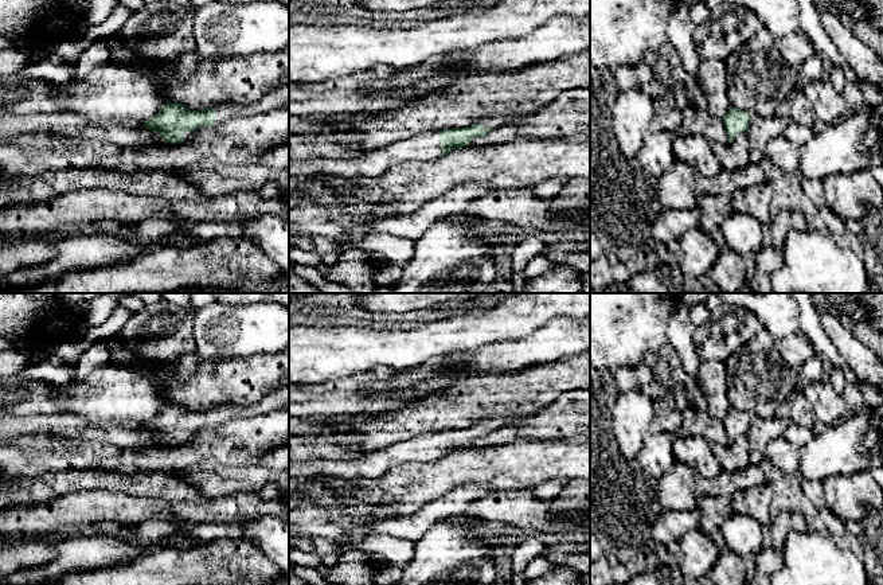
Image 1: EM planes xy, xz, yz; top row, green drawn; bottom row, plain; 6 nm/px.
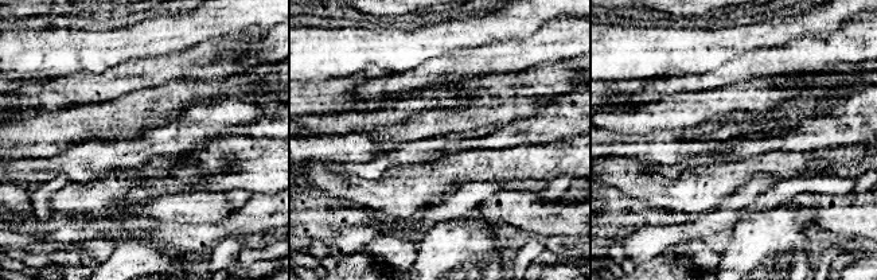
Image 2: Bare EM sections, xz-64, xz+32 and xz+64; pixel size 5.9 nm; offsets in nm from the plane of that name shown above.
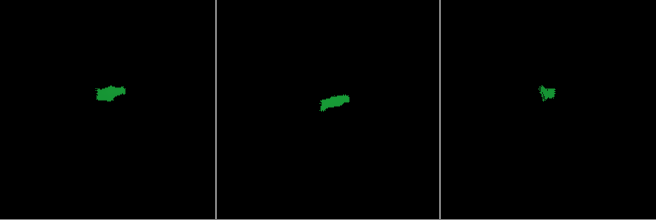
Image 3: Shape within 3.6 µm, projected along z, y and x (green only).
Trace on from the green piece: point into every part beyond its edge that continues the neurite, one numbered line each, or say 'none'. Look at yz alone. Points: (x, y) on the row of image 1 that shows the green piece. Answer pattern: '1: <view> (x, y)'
none

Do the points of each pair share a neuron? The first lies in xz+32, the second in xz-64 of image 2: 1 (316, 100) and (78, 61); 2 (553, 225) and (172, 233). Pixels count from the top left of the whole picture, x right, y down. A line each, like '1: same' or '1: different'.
1: different
2: different

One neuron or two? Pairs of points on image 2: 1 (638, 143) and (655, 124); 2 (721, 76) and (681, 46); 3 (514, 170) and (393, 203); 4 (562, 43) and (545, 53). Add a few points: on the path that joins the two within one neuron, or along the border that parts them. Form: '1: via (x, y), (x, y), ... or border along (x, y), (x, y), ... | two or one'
1: border along (674, 128), (630, 135) | two
2: border along (741, 55), (728, 59), (705, 73), (682, 74) | two
3: via (484, 168), (451, 168), (435, 178), (423, 181) | one
4: via (558, 43), (549, 49) | one

